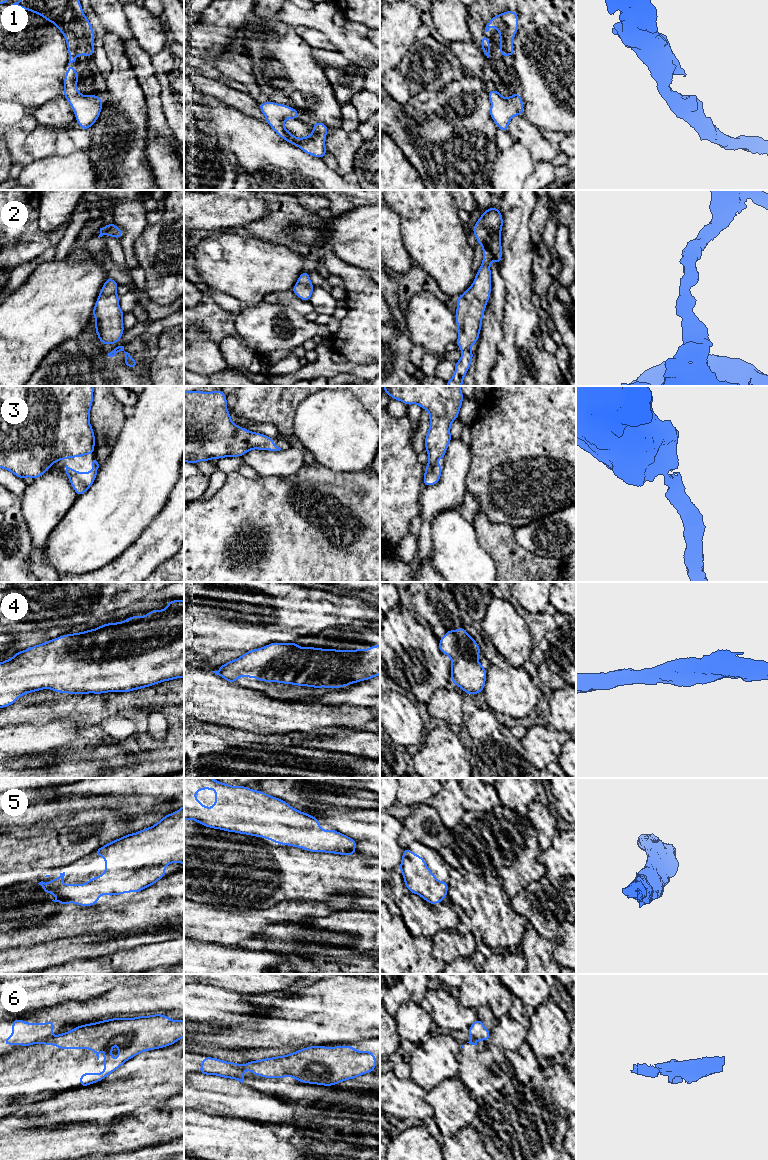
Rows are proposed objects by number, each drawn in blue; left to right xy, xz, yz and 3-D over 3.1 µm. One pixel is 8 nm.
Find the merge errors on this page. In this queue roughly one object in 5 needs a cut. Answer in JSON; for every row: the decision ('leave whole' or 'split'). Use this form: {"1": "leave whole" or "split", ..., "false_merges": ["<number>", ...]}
{"1": "leave whole", "2": "leave whole", "3": "leave whole", "4": "leave whole", "5": "leave whole", "6": "split", "false_merges": ["6"]}

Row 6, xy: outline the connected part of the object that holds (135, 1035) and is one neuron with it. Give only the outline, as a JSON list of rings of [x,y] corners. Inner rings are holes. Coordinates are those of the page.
[[[154,1014],[149,1016],[137,1016],[135,1018],[112,1018],[90,1024],[77,1026],[76,1028],[48,1038],[45,1045],[55,1045],[58,1049],[90,1049],[99,1060],[100,1047],[104,1047],[104,1072],[81,1073],[80,1087],[85,1087],[104,1080],[109,1074],[121,1067],[127,1060],[139,1053],[160,1049],[173,1045],[184,1037],[184,1020],[171,1020],[167,1015]],[[118,1045],[119,1056],[112,1060],[112,1046]]]

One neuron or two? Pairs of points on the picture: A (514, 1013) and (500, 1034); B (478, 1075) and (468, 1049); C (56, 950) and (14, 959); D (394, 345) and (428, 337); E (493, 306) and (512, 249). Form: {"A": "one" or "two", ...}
{"A": "one", "B": "one", "C": "one", "D": "two", "E": "two"}

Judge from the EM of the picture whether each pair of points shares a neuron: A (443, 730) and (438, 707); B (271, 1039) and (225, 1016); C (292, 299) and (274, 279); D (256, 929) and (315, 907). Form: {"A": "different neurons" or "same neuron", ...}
{"A": "different neurons", "B": "different neurons", "C": "different neurons", "D": "same neuron"}

